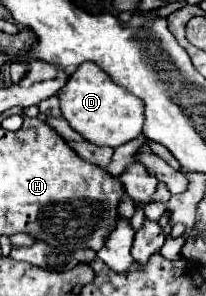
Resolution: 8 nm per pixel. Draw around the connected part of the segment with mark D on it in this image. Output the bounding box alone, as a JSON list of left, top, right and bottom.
[60,62,144,146]

